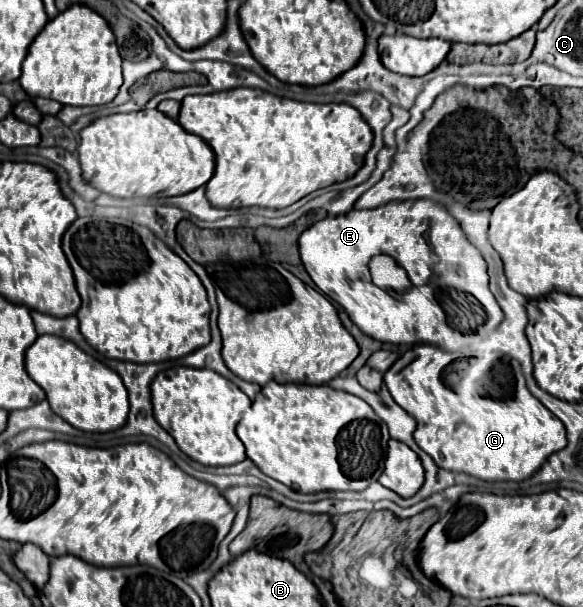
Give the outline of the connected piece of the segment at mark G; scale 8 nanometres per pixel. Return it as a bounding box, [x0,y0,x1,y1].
[385,345,567,481]

